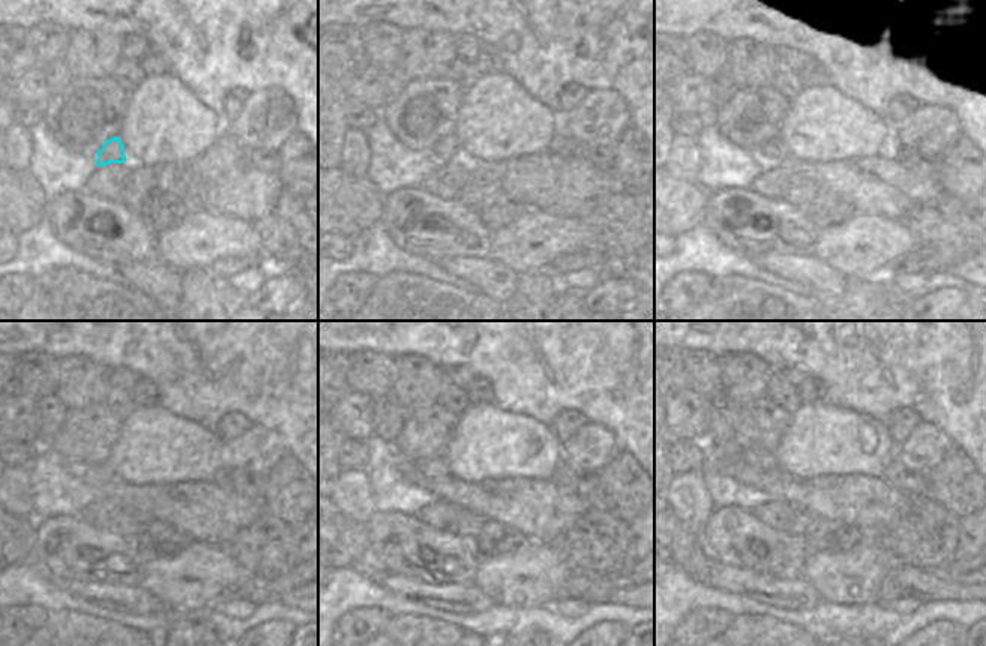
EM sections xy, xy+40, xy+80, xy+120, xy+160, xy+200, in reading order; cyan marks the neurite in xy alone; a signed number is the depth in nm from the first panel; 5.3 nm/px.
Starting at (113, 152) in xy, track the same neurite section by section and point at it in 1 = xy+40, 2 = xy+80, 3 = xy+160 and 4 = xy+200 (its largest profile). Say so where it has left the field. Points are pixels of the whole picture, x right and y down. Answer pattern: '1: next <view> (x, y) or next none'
1: next xy+40 (444, 152)
2: next xy+80 (772, 155)
3: next xy+160 (434, 468)
4: next xy+200 (764, 460)

